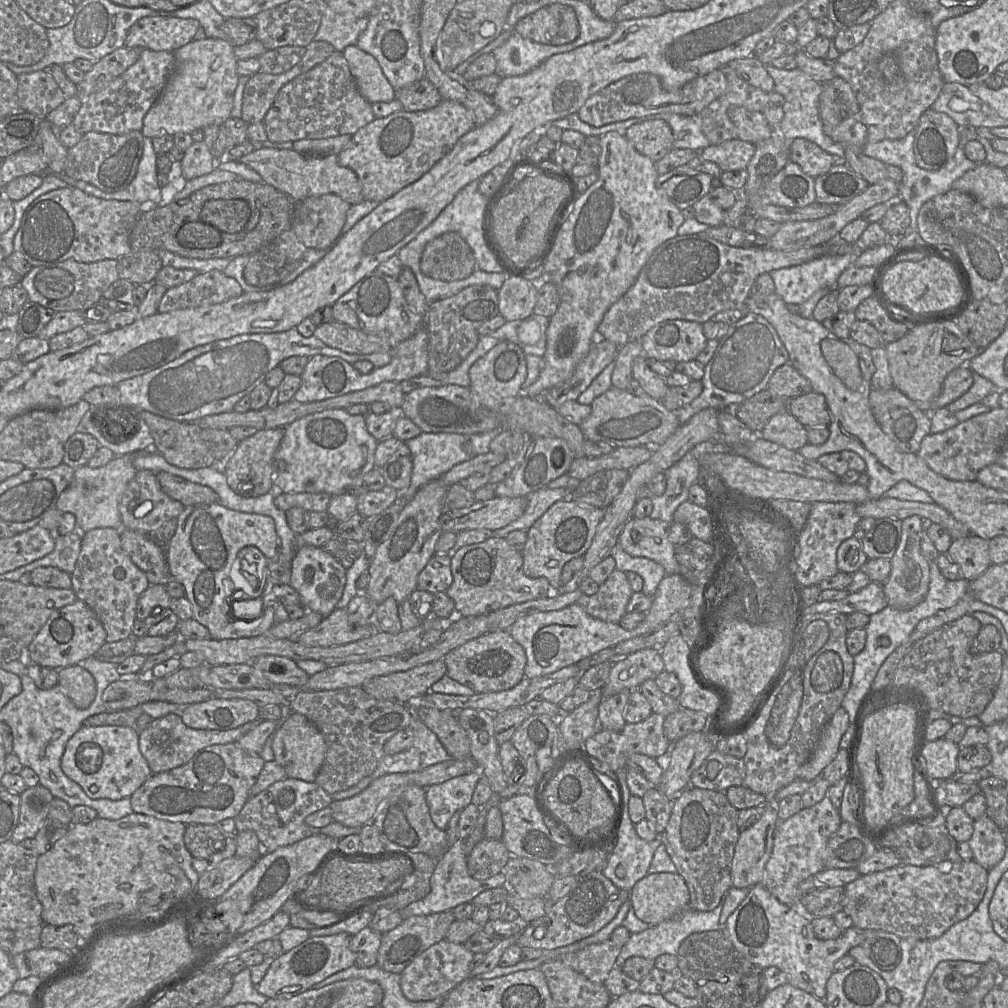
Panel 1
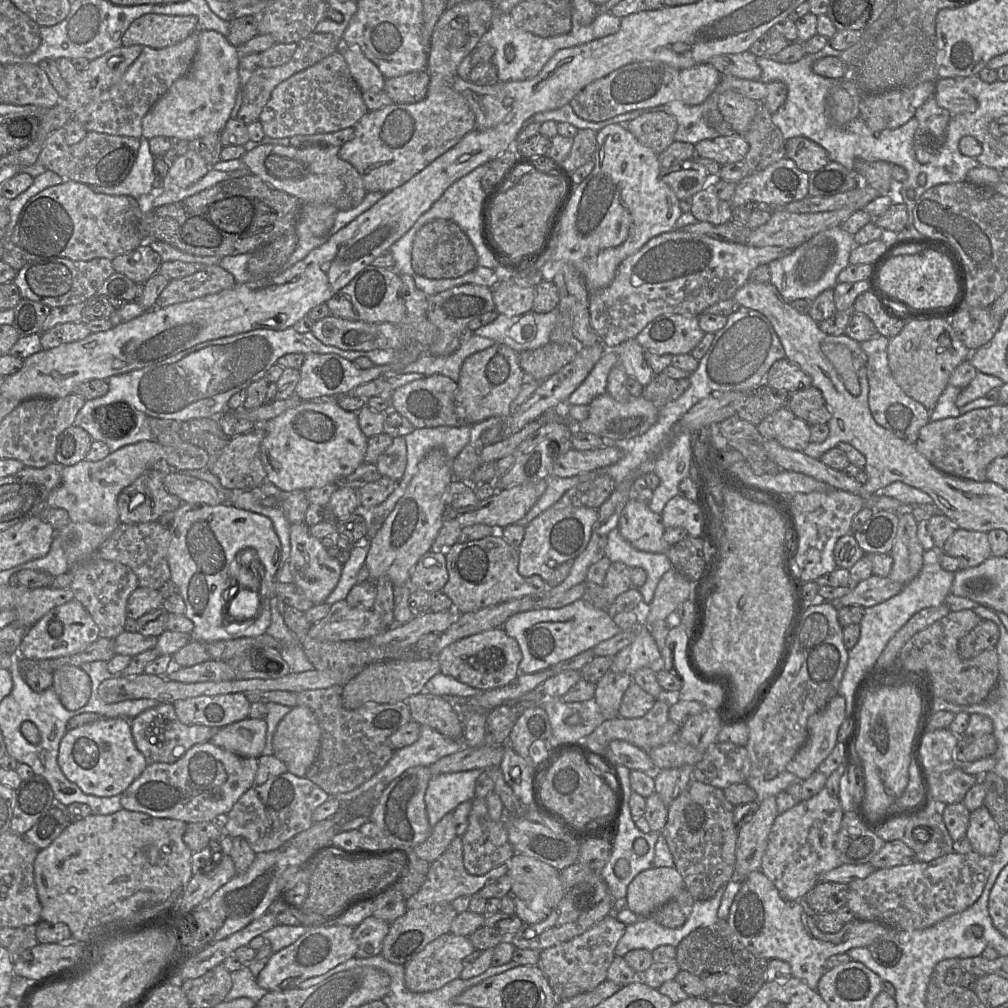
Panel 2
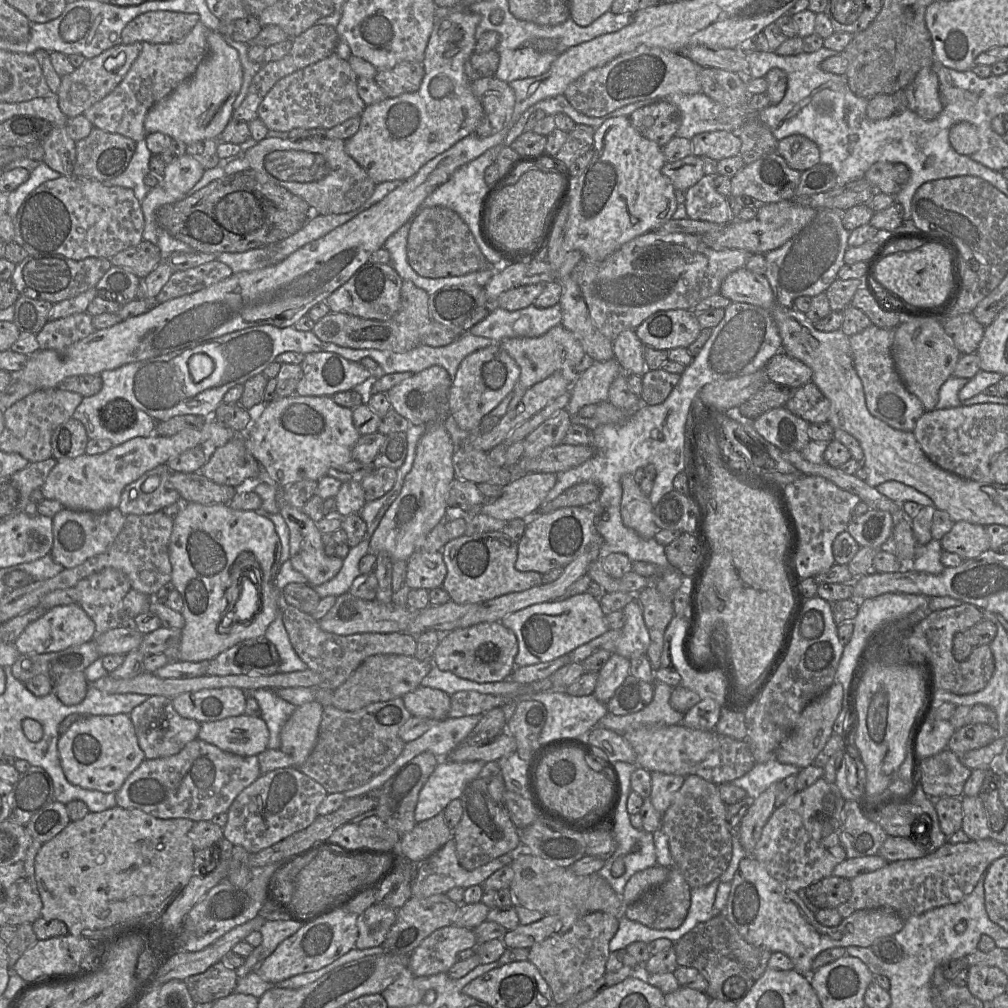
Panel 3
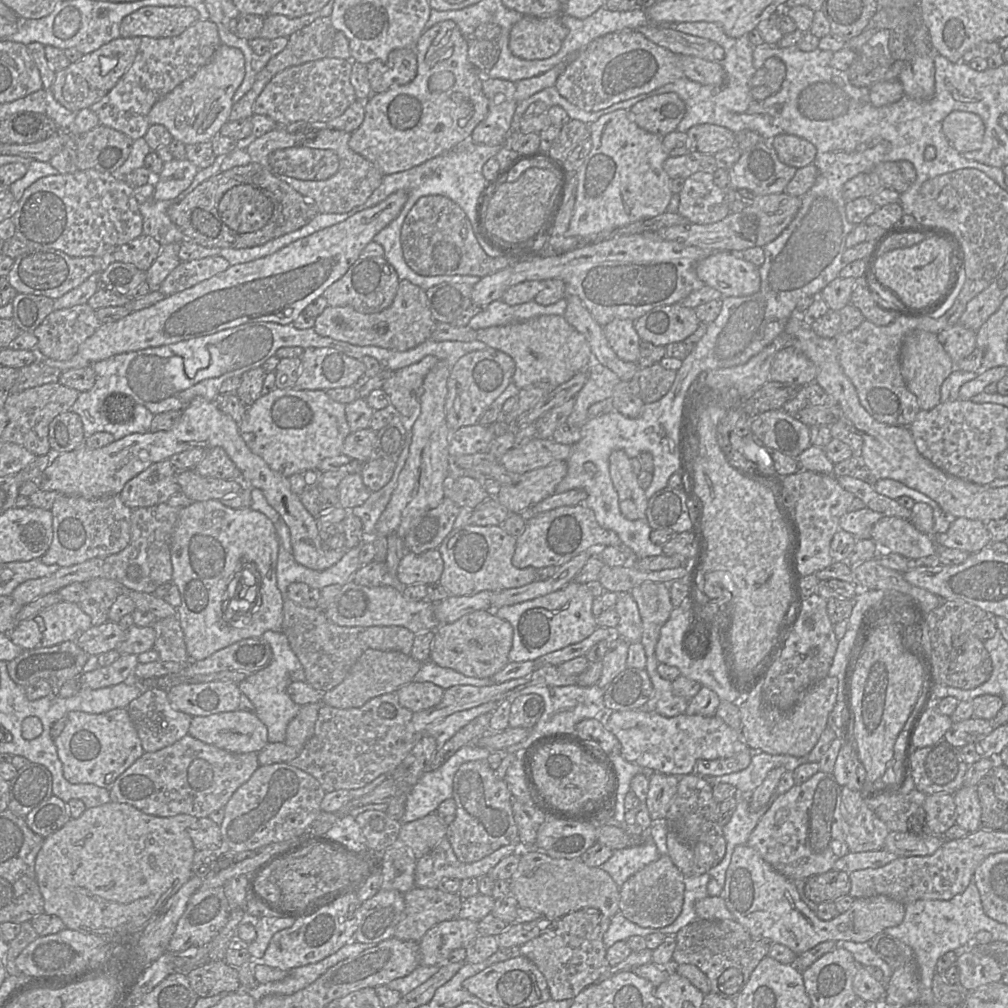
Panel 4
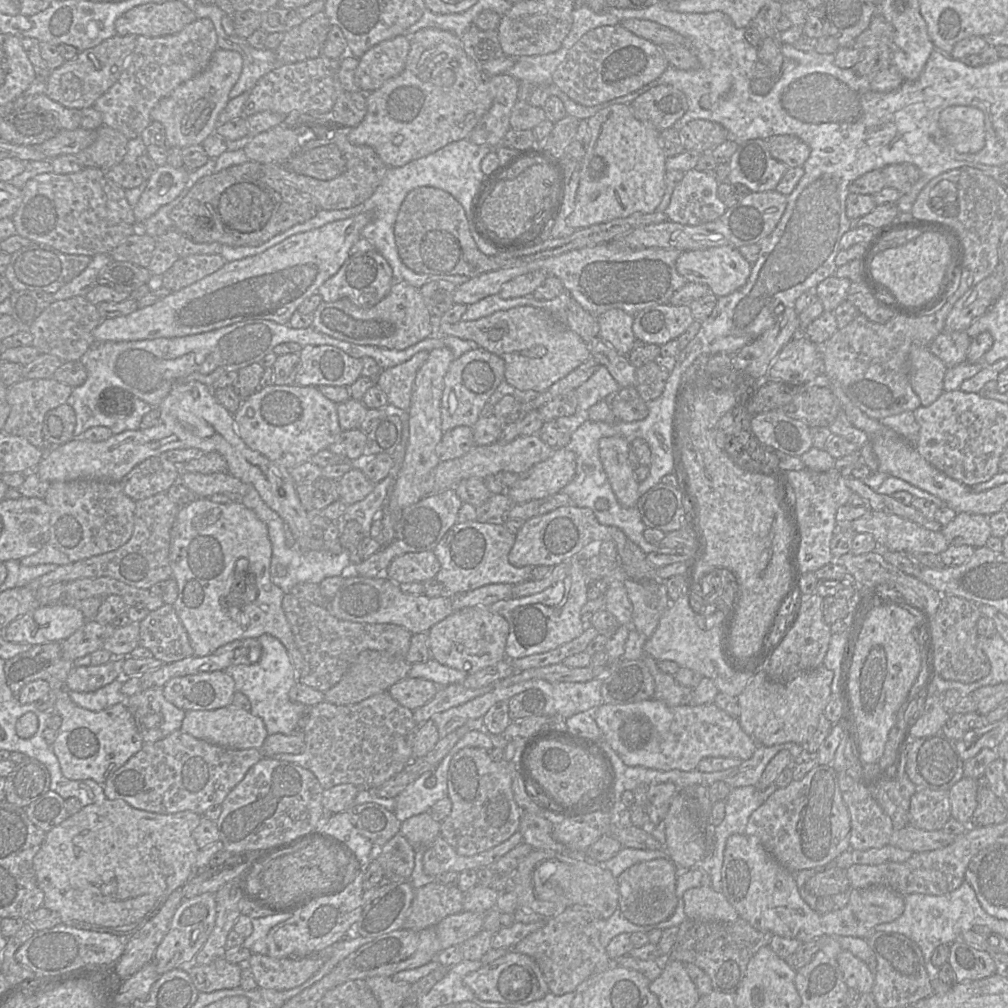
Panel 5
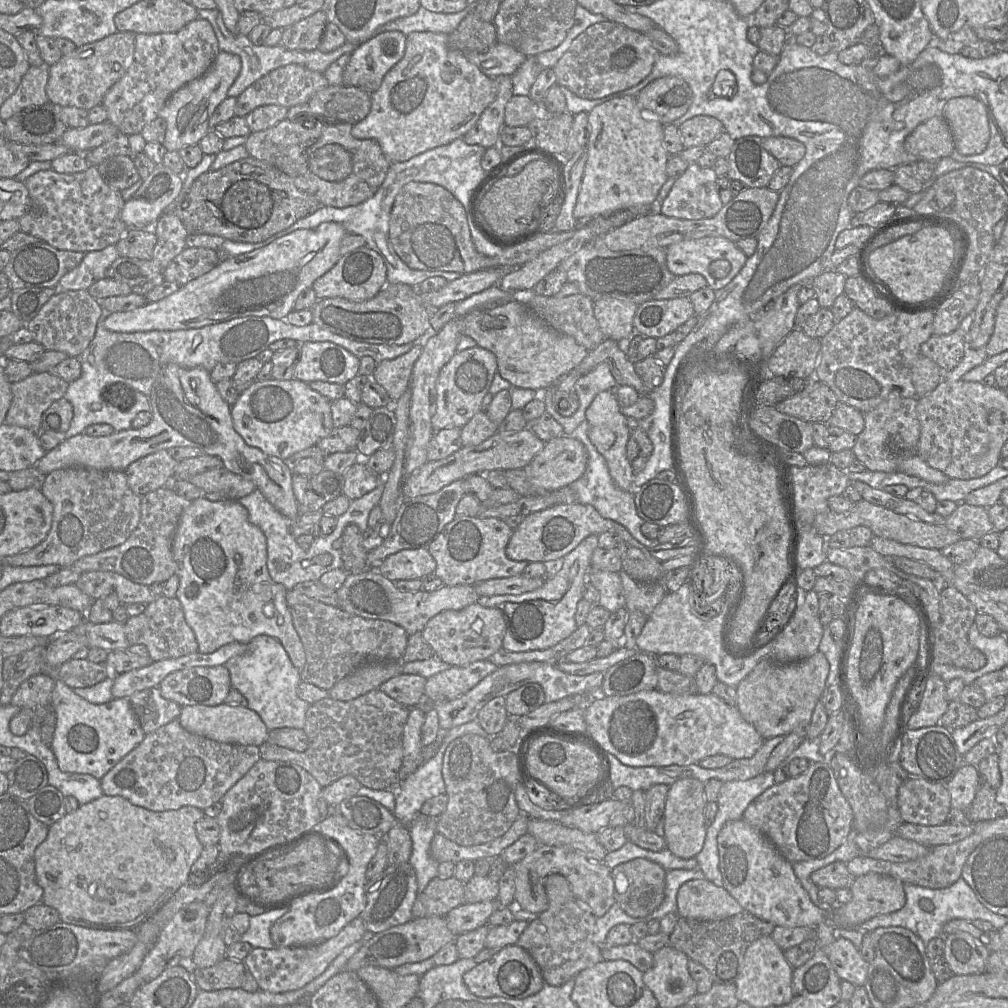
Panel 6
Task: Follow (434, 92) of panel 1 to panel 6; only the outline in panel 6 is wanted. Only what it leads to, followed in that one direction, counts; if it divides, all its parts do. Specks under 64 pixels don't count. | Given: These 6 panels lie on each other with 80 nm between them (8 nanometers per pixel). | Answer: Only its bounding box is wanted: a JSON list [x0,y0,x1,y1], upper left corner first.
[343,31,406,93]

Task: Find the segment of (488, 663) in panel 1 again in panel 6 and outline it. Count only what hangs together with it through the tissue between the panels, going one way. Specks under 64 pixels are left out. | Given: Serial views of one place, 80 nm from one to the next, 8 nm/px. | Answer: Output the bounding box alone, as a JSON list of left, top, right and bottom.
[421,602,506,667]

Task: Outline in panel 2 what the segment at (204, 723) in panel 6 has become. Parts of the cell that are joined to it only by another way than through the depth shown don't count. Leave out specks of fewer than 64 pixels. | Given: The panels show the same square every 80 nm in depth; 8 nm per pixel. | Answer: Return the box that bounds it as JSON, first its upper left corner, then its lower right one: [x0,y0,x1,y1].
[210,717,267,758]

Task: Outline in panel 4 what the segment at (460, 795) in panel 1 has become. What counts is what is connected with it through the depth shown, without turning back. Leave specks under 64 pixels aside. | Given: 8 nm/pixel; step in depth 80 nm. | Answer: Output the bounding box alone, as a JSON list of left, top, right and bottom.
[402,744,491,823]

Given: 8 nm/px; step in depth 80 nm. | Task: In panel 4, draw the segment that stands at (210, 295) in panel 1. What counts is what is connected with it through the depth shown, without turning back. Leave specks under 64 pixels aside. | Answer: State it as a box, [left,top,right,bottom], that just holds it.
[158,255,230,296]

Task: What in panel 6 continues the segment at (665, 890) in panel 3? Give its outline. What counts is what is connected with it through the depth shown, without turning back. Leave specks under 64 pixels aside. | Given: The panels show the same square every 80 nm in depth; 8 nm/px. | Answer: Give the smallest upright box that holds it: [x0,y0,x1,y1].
[610,858,666,919]

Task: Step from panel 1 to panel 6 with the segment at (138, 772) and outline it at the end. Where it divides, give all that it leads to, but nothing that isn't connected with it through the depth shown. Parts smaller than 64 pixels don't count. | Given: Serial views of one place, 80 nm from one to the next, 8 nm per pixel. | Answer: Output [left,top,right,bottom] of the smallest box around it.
[51,679,146,780]

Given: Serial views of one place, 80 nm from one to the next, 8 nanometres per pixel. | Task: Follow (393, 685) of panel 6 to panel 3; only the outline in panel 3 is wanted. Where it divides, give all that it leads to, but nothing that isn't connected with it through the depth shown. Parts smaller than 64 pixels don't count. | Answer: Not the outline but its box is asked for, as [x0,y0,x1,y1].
[402,686,450,721]

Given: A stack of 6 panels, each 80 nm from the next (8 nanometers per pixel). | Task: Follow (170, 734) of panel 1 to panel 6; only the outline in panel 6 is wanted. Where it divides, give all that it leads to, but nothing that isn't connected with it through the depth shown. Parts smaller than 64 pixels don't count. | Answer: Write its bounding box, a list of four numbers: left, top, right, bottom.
[128,687,181,734]

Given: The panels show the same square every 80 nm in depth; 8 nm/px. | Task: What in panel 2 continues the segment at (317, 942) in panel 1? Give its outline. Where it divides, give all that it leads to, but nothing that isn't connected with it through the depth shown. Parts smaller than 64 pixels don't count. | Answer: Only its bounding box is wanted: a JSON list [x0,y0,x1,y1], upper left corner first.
[257,925,355,991]

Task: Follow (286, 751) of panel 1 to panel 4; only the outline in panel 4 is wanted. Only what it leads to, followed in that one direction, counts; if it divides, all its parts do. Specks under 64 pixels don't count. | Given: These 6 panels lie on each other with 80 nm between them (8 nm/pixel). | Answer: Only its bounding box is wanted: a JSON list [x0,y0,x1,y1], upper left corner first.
[285,703,323,749]

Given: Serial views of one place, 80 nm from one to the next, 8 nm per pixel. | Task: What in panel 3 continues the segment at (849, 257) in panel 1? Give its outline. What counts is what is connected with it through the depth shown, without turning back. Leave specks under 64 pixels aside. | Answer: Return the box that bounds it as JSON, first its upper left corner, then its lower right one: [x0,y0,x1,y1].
[765,209,851,307]

